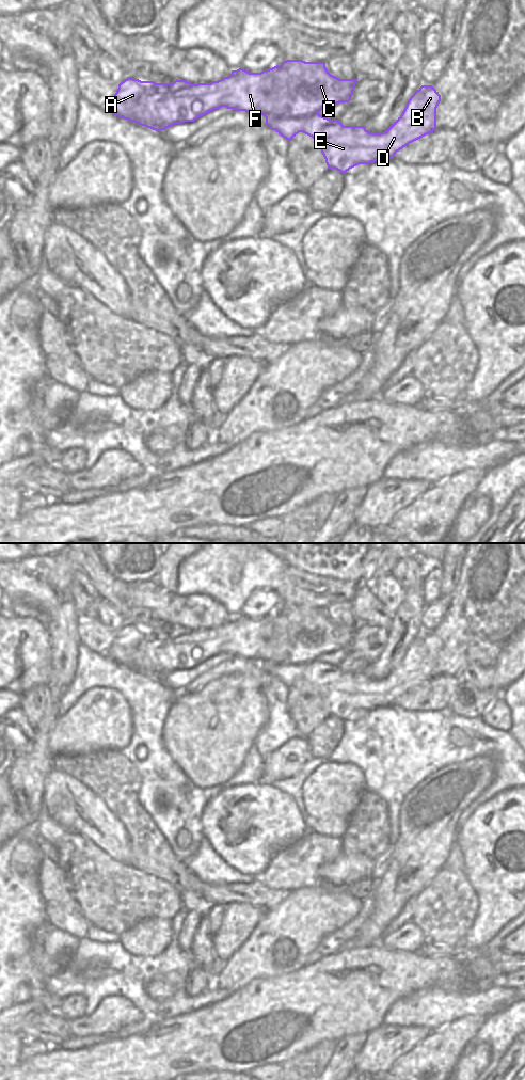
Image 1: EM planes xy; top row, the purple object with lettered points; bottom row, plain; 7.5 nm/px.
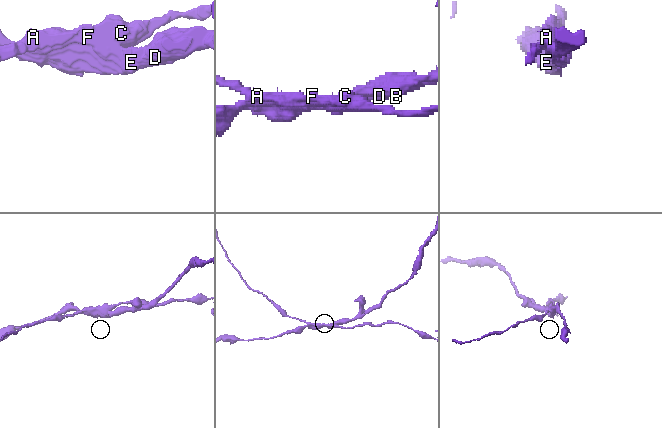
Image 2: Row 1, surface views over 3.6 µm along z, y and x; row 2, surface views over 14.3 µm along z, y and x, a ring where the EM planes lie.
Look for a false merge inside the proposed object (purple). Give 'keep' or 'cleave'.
cleave

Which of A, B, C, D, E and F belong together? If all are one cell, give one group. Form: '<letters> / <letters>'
A C F / B D E

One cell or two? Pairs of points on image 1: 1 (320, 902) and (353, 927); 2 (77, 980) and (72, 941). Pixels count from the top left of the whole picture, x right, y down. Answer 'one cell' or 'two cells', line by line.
1: two cells
2: two cells

